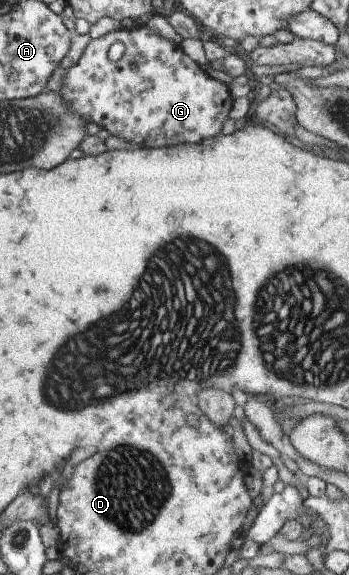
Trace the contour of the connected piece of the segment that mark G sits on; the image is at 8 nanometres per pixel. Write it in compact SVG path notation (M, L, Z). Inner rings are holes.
M147 26L131 29L120 27L90 40L78 63L66 69L58 93L72 114L85 122L96 123L101 129L107 129L110 135L134 146L169 148L170 145L193 144L206 138L215 138L221 133L221 127L229 117L234 100L229 86L210 76L200 66L201 62L189 57L179 44L159 36L158 32ZM116 41L124 45L125 51L120 59L111 61L108 58L108 49Z

